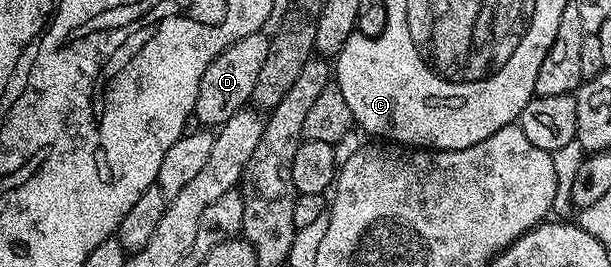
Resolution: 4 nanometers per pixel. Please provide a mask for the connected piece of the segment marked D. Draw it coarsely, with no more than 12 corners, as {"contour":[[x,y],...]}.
{"contour":[[270,39],[236,40],[204,68],[194,114],[217,128],[253,99]]}

